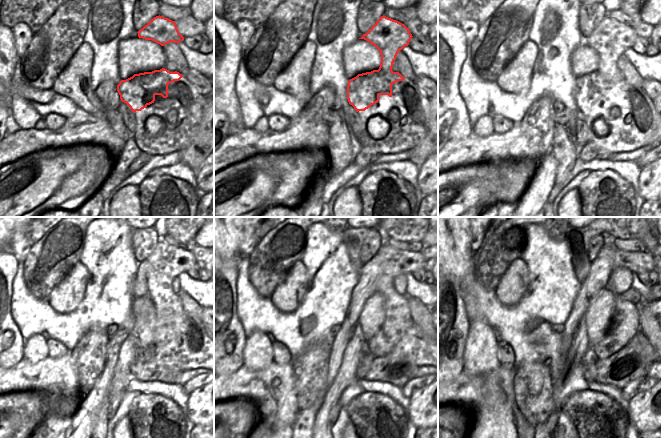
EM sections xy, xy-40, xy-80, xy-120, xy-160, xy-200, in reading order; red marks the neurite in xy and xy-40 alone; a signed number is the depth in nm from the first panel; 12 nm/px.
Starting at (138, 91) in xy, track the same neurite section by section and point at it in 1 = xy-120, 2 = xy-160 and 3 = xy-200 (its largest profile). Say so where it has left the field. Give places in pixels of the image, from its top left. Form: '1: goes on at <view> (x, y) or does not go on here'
1: goes on at xy-120 (166, 262)
2: goes on at xy-160 (391, 262)
3: goes on at xy-200 (636, 262)

